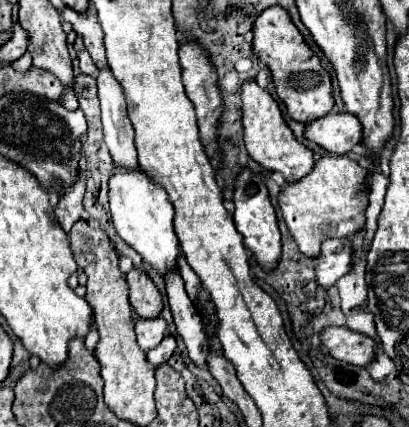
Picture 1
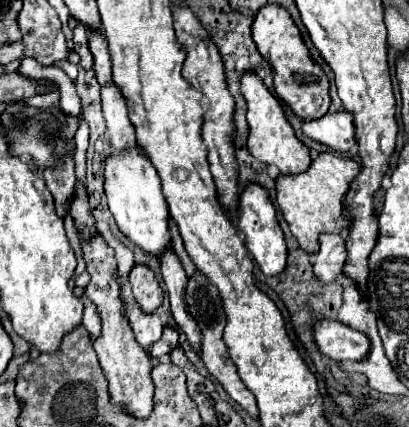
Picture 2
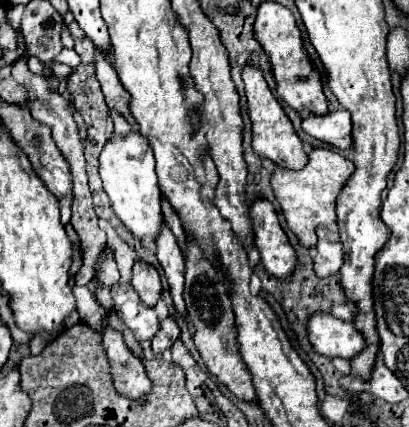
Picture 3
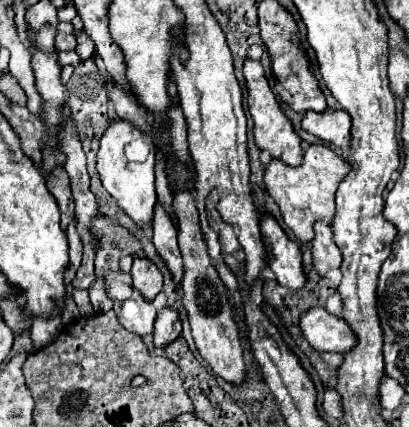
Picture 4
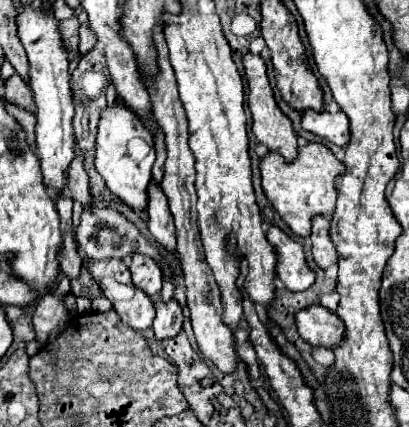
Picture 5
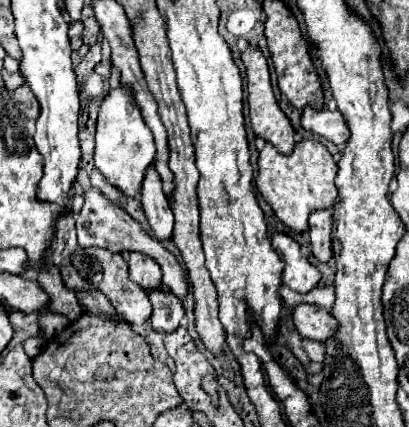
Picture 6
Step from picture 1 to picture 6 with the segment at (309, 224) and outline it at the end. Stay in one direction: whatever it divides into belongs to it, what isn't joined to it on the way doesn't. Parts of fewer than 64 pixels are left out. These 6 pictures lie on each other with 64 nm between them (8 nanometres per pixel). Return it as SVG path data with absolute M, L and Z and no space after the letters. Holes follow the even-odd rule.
M302 140L294 146L290 156L284 156L266 144L258 158L258 178L256 186L264 200L272 206L278 220L284 222L294 232L308 232L308 216L314 210L332 208L338 196L334 186L334 176L338 172L338 164L334 162L332 154L326 150L324 144L316 140Z

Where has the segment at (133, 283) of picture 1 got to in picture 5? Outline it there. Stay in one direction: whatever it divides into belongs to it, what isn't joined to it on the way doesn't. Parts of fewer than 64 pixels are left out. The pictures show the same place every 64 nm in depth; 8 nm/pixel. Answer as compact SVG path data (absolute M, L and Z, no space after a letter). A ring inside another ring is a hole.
M142 254L132 256L130 272L132 272L134 286L146 292L150 298L162 290L162 280L164 280L162 270L156 264L156 260L152 260L150 256L142 256Z

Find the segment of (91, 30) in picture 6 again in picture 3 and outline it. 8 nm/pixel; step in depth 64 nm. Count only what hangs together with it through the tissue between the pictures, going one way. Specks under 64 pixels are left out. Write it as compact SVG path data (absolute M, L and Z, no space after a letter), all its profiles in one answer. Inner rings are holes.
M72 22L68 26L72 38L74 38L74 50L80 54L82 62L88 64L88 62L94 62L94 54L96 54L96 46L92 44L92 40L88 40L88 36L84 36L84 30L78 28L76 22Z

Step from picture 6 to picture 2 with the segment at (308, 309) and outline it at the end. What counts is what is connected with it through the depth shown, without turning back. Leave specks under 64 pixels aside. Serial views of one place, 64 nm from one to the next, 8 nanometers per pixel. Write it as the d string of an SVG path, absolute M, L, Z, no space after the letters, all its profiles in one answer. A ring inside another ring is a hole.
M320 320L314 326L314 340L318 348L332 360L352 360L360 362L370 352L370 340L366 334L338 322L338 320Z

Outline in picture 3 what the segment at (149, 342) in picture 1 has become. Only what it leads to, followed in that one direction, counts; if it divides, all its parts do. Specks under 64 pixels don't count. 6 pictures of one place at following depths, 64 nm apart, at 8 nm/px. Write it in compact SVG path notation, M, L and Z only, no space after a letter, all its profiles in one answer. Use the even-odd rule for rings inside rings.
M112 286L112 298L116 302L118 318L132 330L138 342L152 340L160 330L160 320L156 312L144 304L140 304L140 298L136 292L128 286Z

